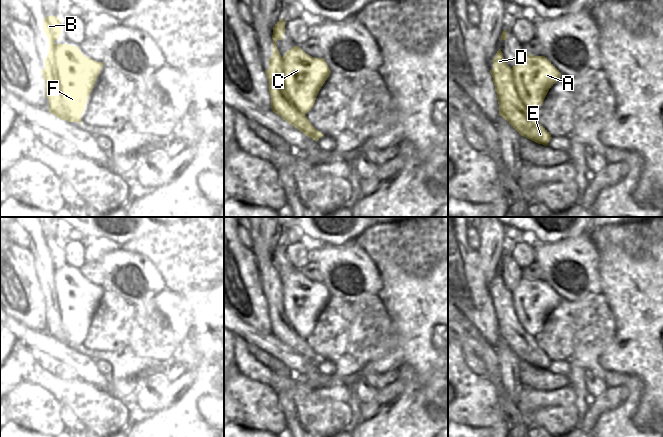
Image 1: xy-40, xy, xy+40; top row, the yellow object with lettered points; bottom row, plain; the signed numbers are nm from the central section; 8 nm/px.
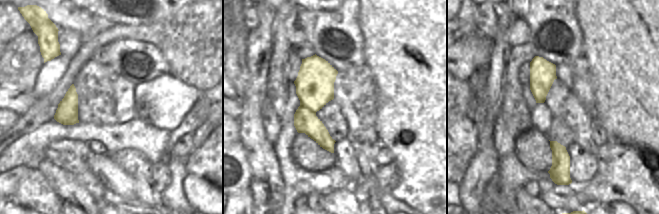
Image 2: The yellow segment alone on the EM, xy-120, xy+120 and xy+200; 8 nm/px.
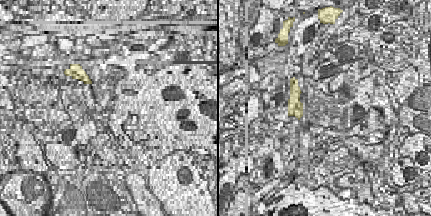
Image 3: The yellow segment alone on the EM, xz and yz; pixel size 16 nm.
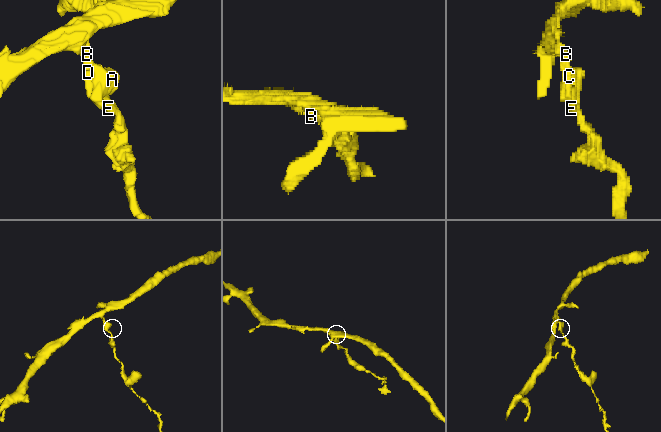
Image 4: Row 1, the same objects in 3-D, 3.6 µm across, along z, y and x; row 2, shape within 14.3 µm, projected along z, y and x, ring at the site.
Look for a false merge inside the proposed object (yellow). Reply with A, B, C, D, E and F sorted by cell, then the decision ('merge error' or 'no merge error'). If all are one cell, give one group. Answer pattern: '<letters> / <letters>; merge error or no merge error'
A B C F / D E; merge error

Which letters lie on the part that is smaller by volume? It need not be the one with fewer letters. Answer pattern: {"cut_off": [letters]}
{"cut_off": ["D", "E"]}

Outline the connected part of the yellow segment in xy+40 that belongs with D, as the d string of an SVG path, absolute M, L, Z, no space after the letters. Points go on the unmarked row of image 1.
M499 273L490 294L497 317L499 339L502 340L521 360L547 370L552 362L537 345L535 336L528 334L519 323L513 307L513 297Z

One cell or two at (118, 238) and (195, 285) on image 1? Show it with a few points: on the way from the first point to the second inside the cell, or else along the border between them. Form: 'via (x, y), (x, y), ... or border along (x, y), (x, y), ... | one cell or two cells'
border along (146, 231), (120, 245) | two cells

